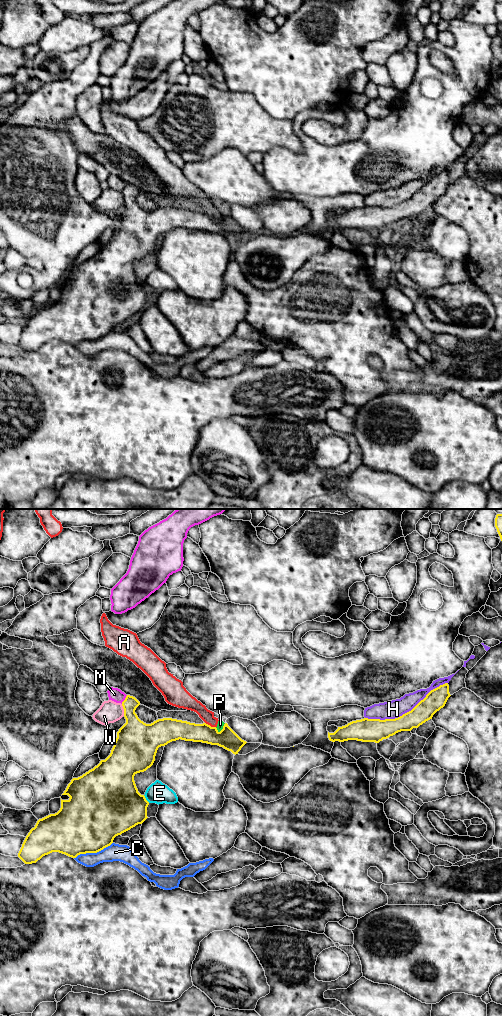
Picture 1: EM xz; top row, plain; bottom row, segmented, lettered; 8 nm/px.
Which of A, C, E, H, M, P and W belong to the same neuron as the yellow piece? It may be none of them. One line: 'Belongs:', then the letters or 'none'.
Belongs: none

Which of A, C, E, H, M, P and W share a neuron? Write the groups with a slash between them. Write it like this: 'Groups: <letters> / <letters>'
Groups: A P / C / E / H / M / W

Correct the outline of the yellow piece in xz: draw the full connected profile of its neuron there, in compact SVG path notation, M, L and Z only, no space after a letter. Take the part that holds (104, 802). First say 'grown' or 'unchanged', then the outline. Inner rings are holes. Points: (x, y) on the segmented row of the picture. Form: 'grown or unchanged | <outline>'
unchanged | M126 696L122 702L126 723L117 732L110 755L82 776L73 778L62 794L70 798L61 799L60 810L37 821L18 853L18 857L25 864L36 863L52 852L72 858L80 854L97 853L110 846L116 836L142 824L148 818L149 802L138 792L134 776L153 765L159 747L181 739L218 745L236 755L247 743L227 723L220 732L206 723L195 724L172 718L158 719L146 724L135 713L139 705L140 702L135 697Z

